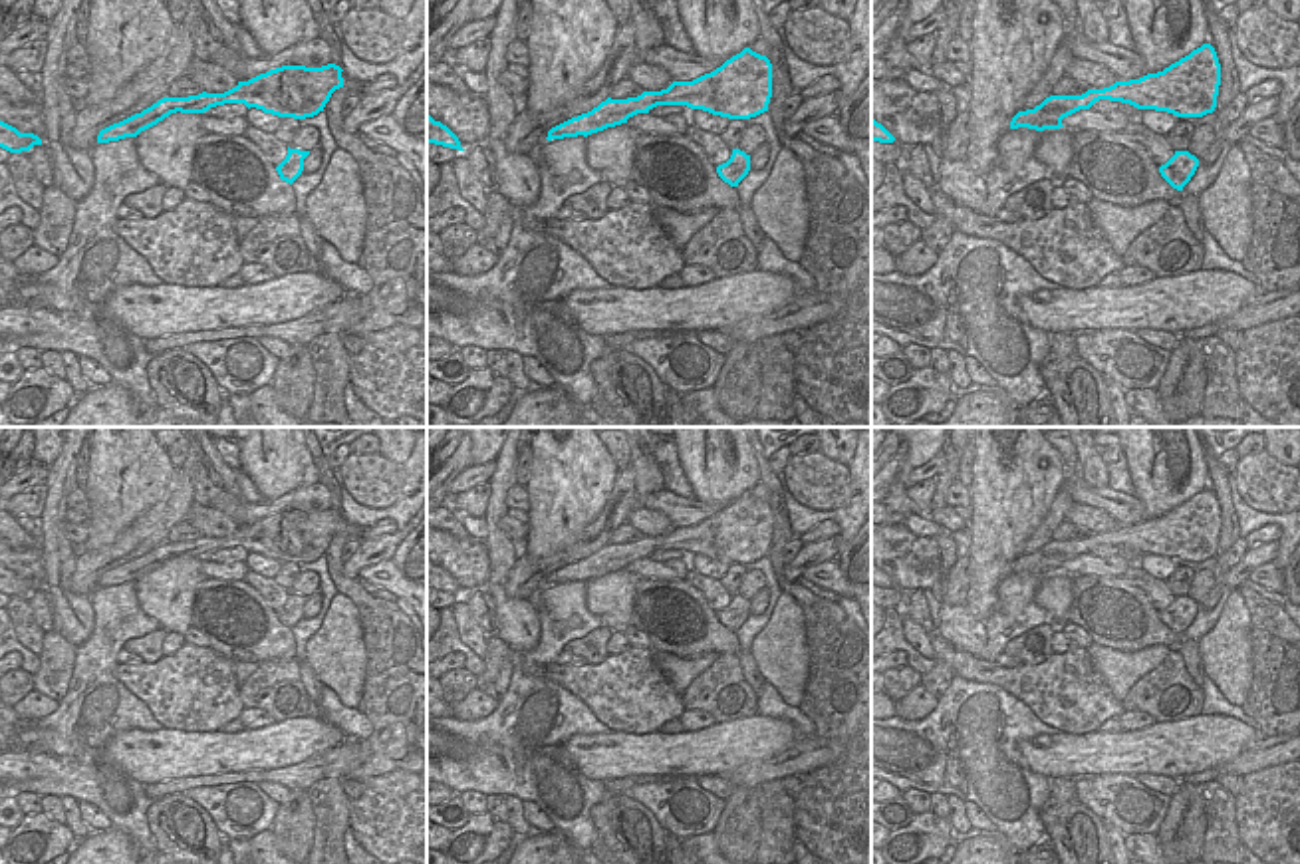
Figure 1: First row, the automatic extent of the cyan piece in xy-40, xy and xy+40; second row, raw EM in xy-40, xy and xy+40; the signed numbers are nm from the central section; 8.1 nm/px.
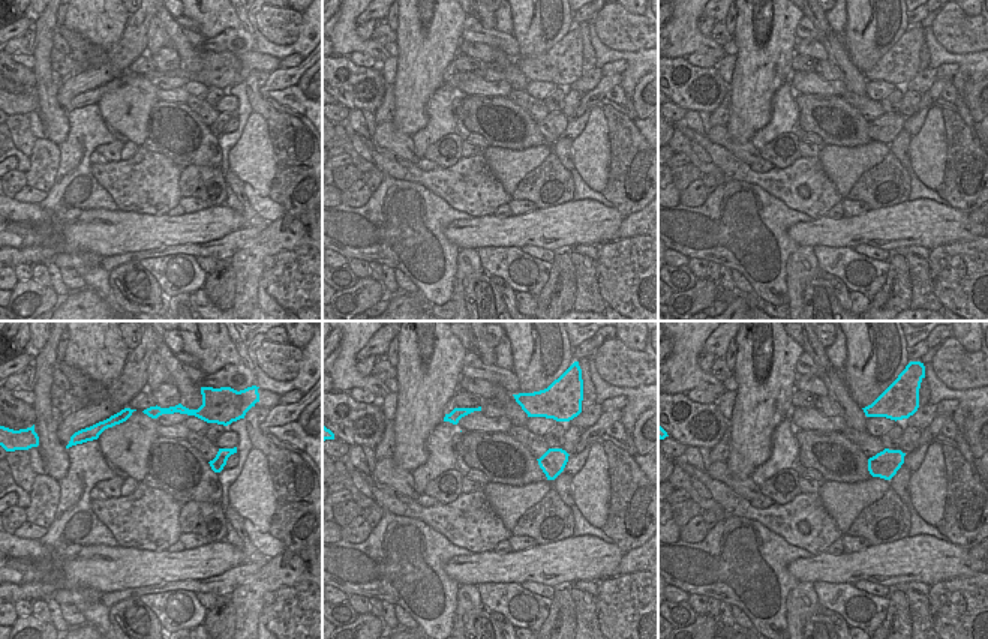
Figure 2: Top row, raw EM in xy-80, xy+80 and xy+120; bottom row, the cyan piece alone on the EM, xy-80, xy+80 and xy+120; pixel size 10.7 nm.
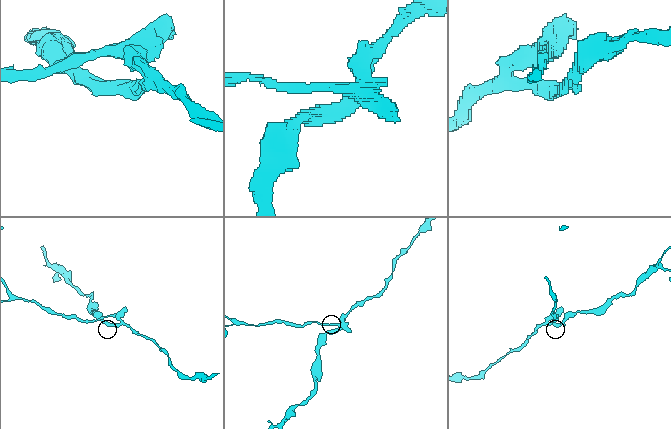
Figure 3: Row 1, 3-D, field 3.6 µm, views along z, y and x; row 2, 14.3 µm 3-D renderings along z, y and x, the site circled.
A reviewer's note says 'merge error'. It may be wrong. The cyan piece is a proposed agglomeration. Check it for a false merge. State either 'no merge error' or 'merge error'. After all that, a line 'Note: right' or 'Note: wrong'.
merge error
Note: right

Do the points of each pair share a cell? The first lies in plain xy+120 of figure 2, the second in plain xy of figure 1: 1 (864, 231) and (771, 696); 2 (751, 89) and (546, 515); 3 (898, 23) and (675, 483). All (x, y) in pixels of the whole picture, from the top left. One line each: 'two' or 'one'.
1: two
2: one
3: two

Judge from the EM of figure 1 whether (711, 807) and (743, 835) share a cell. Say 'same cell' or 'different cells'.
different cells

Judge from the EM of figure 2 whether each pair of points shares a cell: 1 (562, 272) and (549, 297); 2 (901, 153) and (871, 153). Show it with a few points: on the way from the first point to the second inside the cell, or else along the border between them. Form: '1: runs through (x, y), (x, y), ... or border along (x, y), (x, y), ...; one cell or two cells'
1: runs through (561, 278), (561, 284), (553, 291); one cell
2: border along (888, 144), (891, 152); two cells

